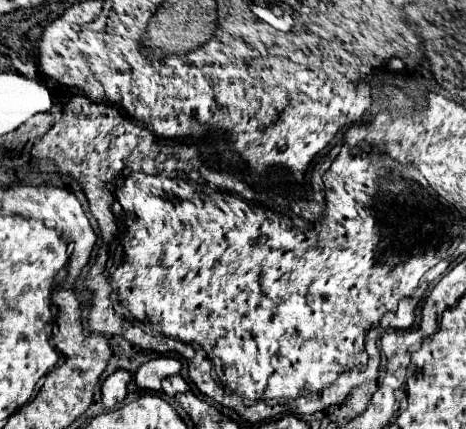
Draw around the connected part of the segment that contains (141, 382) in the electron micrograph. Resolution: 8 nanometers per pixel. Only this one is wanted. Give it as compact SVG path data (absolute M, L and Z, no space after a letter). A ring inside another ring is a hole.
M157 357L151 361L145 361L137 373L135 373L135 383L141 389L151 389L151 391L161 391L161 379L167 375L179 373L181 363L175 357Z

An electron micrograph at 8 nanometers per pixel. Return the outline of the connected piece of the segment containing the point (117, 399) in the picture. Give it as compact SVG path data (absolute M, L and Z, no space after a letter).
M115 371L113 375L109 375L103 381L101 387L101 401L107 409L115 409L127 395L127 381L129 381L129 373L127 371Z

